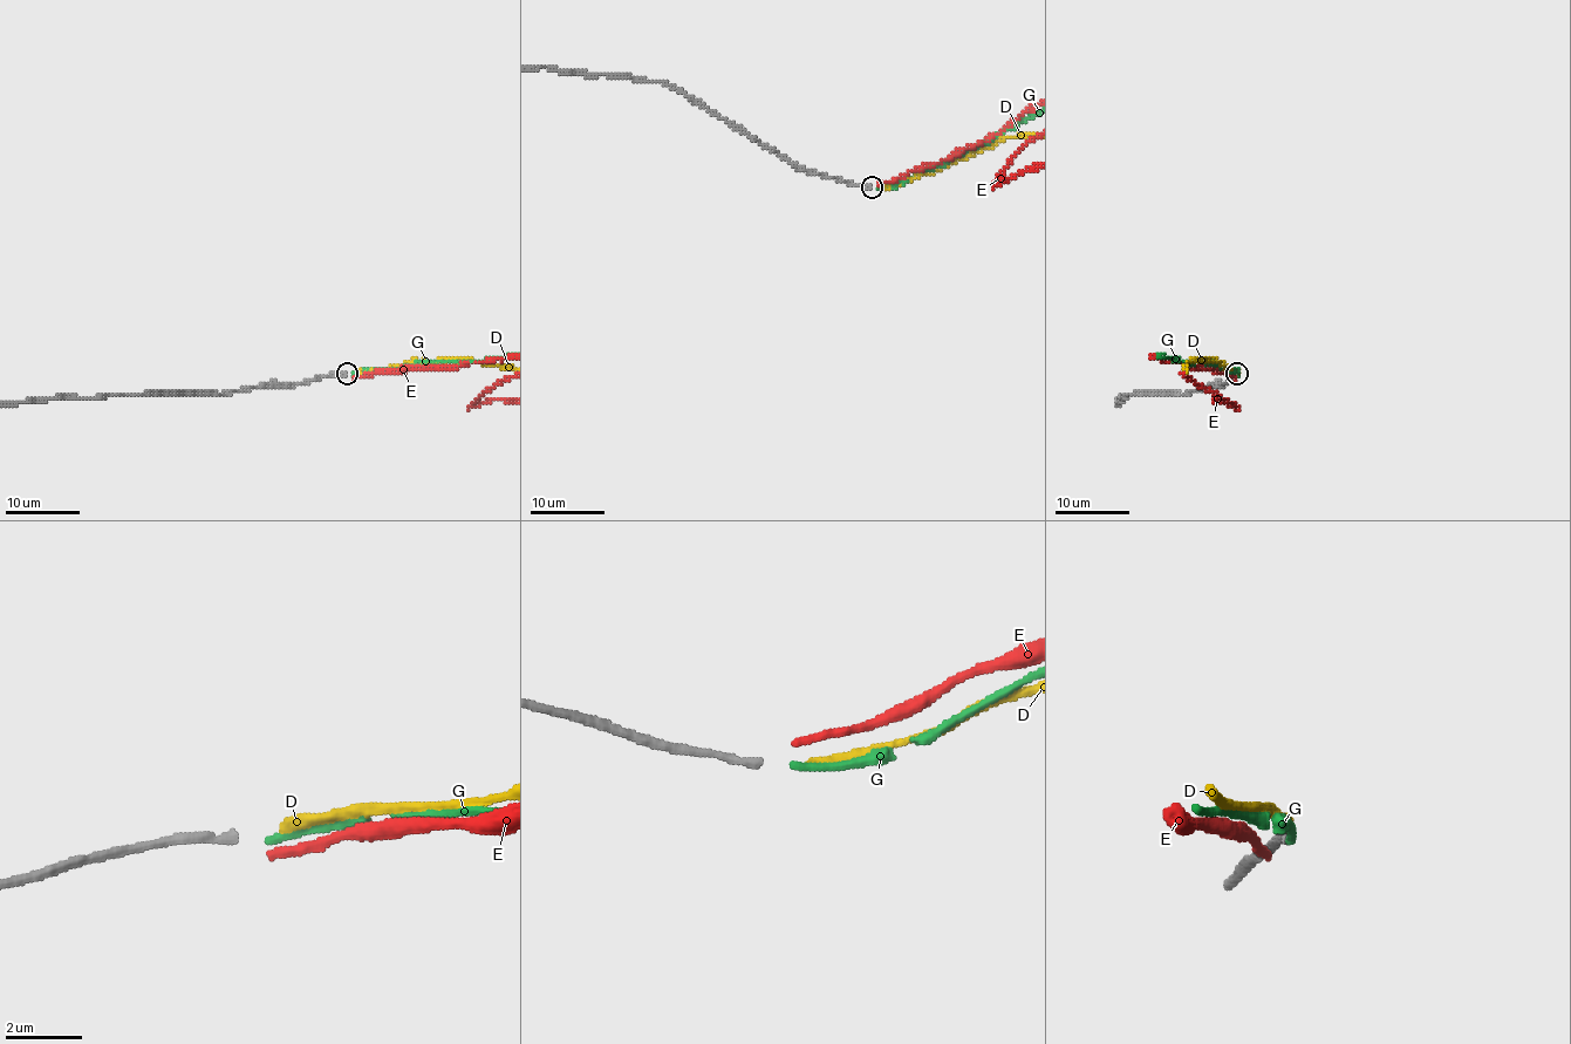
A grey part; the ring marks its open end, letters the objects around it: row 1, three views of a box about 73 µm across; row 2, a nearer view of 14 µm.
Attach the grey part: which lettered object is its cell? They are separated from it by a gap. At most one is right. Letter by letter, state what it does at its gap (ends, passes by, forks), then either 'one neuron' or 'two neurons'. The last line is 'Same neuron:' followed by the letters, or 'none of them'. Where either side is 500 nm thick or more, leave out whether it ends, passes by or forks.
D: it ends | one neuron
E: it ends | two neurons
G: it ends | two neurons
Same neuron: D

